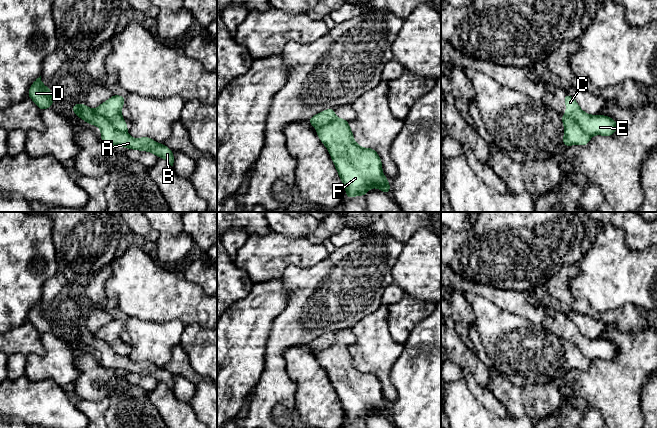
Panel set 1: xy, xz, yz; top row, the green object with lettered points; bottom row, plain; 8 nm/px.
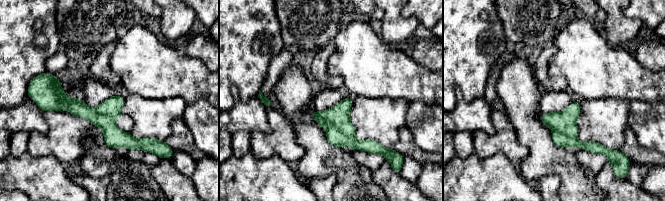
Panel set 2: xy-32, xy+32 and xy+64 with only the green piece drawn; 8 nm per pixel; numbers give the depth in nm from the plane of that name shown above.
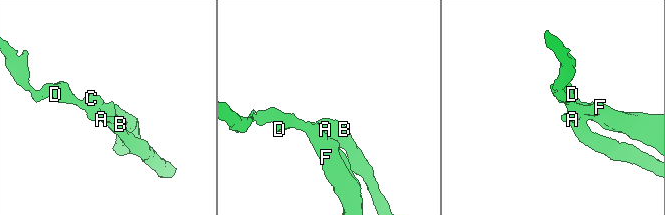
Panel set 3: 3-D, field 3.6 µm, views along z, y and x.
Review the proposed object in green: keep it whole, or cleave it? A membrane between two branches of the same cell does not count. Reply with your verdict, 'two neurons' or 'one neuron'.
two neurons

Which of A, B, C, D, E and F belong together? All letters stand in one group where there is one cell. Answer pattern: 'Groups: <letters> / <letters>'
Groups: A B D / C E F

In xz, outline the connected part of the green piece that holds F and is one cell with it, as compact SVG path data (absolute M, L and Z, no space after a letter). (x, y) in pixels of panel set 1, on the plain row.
M336 342L327 349L317 350L316 356L330 377L347 422L365 421L367 415L374 411L390 418L389 405L382 396L378 377L355 366L349 346Z

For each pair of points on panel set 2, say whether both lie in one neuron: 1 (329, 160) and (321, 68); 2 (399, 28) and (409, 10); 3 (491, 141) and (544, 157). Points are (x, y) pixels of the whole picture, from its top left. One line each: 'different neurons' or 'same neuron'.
1: different neurons
2: different neurons
3: different neurons

